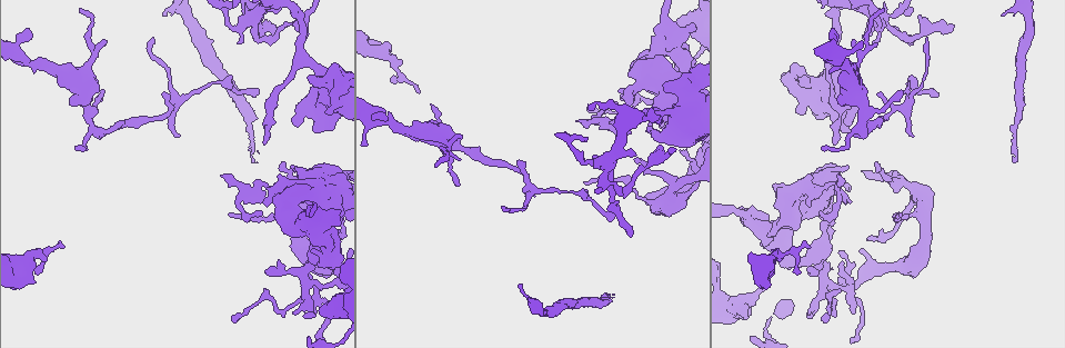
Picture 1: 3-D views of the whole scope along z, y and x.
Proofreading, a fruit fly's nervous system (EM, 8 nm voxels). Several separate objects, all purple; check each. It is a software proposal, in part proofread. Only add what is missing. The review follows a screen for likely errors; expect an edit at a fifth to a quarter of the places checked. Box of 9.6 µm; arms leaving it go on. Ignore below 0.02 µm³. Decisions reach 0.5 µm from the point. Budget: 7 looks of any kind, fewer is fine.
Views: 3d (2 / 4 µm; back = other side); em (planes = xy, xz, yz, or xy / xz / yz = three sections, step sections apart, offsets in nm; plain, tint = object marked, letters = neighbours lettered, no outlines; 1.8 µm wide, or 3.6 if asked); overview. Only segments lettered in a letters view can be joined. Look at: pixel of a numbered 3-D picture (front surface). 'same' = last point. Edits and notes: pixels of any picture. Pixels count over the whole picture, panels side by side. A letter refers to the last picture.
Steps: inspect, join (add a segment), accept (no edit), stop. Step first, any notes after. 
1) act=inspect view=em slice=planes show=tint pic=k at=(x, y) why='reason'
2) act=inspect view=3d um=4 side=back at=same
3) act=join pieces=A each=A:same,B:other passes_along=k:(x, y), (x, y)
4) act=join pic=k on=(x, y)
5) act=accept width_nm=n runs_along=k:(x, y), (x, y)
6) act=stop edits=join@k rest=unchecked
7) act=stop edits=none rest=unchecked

act=inspect view=em slice=xz step=8 show=tint pic=1 at=(826, 212) why='tapers out'

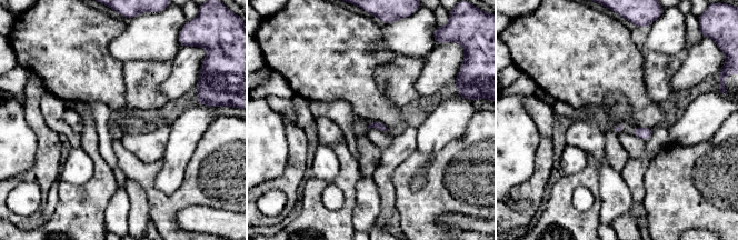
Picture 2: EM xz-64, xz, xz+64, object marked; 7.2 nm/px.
act=inspect view=em slice=xz step=8 show=letters at=same

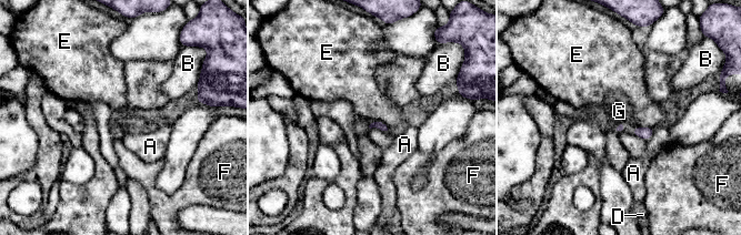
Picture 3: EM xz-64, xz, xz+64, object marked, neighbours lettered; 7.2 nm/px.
act=accept each=A:other,B:other,D:other,E:other,F:other,G:other border=3:(639, 125), (653, 129) found='none of them fits'

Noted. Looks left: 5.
act=inspect view=em slice=planes show=tint pic=1 at=(922, 199) why='three-way junction'

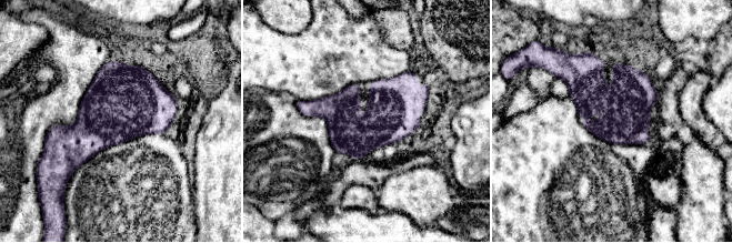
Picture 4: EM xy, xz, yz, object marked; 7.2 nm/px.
act=inspect view=em slice=planes show=letters at=same

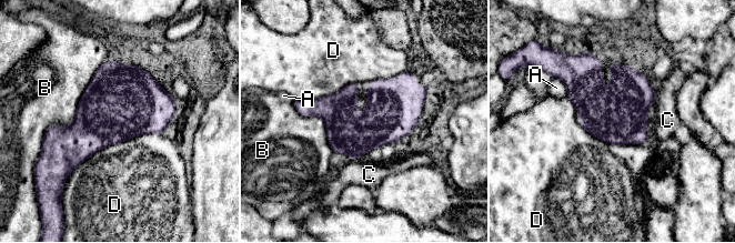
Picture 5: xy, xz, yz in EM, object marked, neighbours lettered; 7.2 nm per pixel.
act=join pieces=C longest_contact=D:750nm each=A:other,B:other,C:same,D:other found='it goes on there'

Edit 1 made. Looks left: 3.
act=inspect view=overview why='see it whole again'

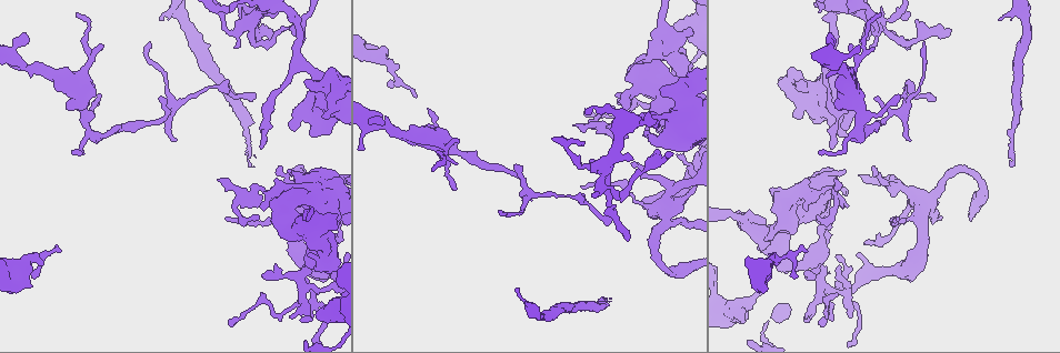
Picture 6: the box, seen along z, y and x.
act=inspect view=em slice=planes show=letters pic=6 at=(999, 20) why='an open end'

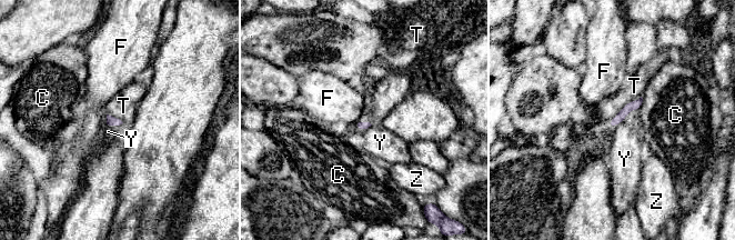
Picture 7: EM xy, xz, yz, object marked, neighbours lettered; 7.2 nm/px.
act=accept each=C:other,F:other,T:other,Y:other,Z:other found='no lettered segment goes on from it'

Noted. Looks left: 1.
act=stop edits=join@5 rest=unchecked

